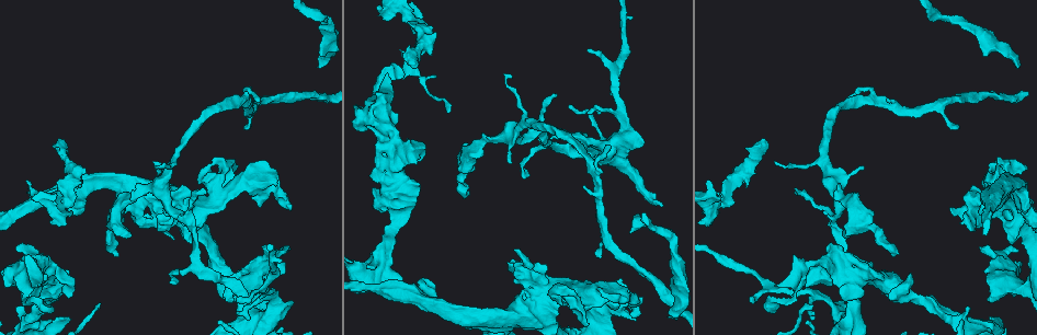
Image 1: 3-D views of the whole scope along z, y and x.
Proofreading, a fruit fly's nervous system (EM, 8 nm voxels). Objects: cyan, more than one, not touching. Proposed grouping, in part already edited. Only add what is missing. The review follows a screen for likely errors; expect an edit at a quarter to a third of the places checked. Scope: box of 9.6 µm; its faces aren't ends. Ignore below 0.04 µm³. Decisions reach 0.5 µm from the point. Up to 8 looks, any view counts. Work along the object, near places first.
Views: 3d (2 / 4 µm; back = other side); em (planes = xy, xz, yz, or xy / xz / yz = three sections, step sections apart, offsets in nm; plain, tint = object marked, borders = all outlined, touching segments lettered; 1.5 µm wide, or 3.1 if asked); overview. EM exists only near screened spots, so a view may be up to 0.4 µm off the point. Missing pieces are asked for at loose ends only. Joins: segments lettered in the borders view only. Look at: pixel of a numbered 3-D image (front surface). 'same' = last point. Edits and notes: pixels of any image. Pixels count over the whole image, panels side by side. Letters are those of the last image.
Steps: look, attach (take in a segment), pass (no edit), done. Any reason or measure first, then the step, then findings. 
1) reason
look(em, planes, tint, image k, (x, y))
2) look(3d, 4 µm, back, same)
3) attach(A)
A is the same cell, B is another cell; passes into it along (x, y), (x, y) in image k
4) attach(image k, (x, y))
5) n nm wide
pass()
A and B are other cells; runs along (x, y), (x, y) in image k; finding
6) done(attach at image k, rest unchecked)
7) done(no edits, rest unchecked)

an open end
look(3d, 2 µm, image 1, (1016, 68))

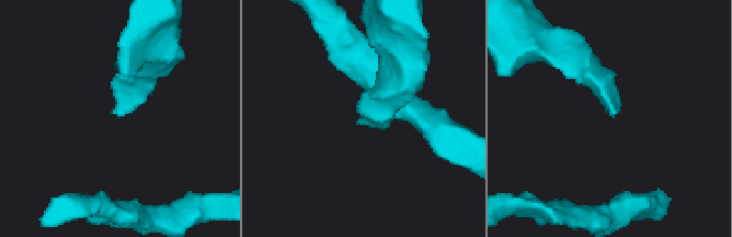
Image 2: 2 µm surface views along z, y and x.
look(em, xy, step 4, borders, image 2, (119, 114))

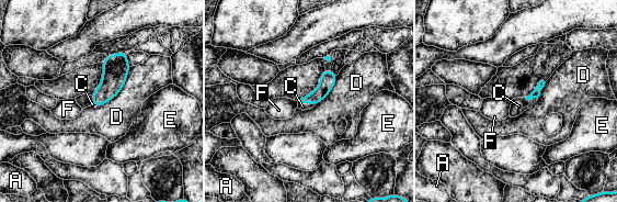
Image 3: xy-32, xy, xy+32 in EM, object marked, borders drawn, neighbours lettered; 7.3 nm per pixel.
look(em, planes, borders, same)

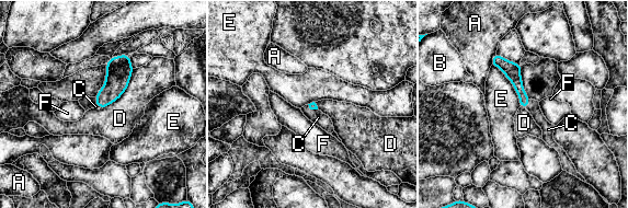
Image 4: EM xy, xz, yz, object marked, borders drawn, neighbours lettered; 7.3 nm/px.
attach(C)
C is the same cell, A, B, D, E and F are other cells; passes into it along (513, 73), (528, 103), (548, 129) in image 4; the neuron continues

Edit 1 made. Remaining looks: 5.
free end
look(em, planes, borders, image 1, (610, 145))

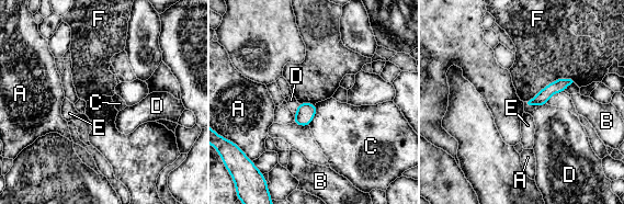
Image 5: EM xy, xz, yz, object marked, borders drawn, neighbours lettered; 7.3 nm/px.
90 nm wide
pass()
A, B, C, D, E and F are other cells; runs along (568, 81), (552, 88), (532, 102) in image 5; no lettered segment goes on from it

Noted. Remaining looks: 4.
look(em, planes, borders, image 1, (956, 129))

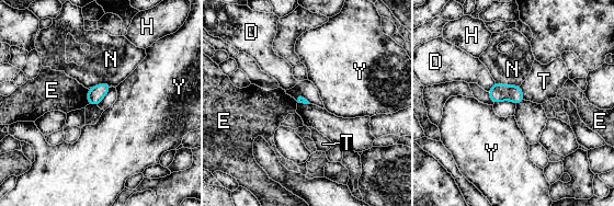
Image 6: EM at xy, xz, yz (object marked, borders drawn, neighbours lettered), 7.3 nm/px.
pass()
D, E, H, N, T and Y are other cells; border along (519, 86), (524, 99) in image 6; no lettered segment goes on from it

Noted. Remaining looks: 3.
done(attach at image 4, rest unchecked)

